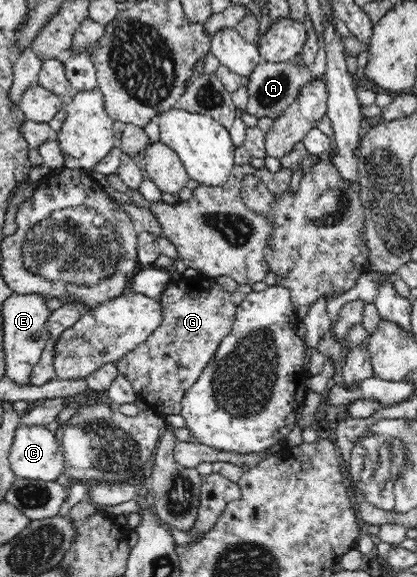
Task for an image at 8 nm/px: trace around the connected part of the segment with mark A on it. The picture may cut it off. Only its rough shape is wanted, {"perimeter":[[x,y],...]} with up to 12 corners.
{"perimeter":[[265,62],[249,76],[245,112],[279,119],[312,79],[295,62]]}

